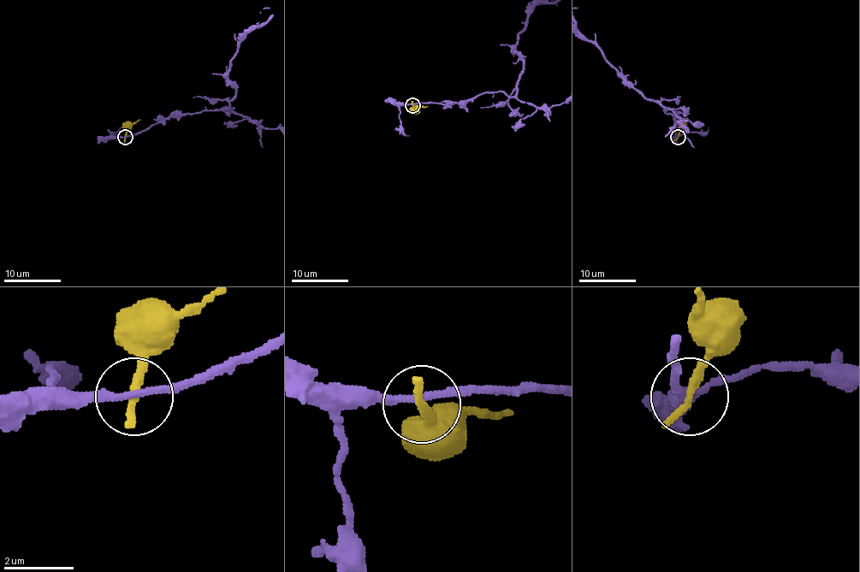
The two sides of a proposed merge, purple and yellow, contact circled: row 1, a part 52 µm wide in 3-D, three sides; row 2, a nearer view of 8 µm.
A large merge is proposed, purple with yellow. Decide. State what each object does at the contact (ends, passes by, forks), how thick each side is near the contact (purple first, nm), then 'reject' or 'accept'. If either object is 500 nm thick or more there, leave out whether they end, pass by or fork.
purple passes by; yellow ends; calibres 200 and 320 nm; reject

